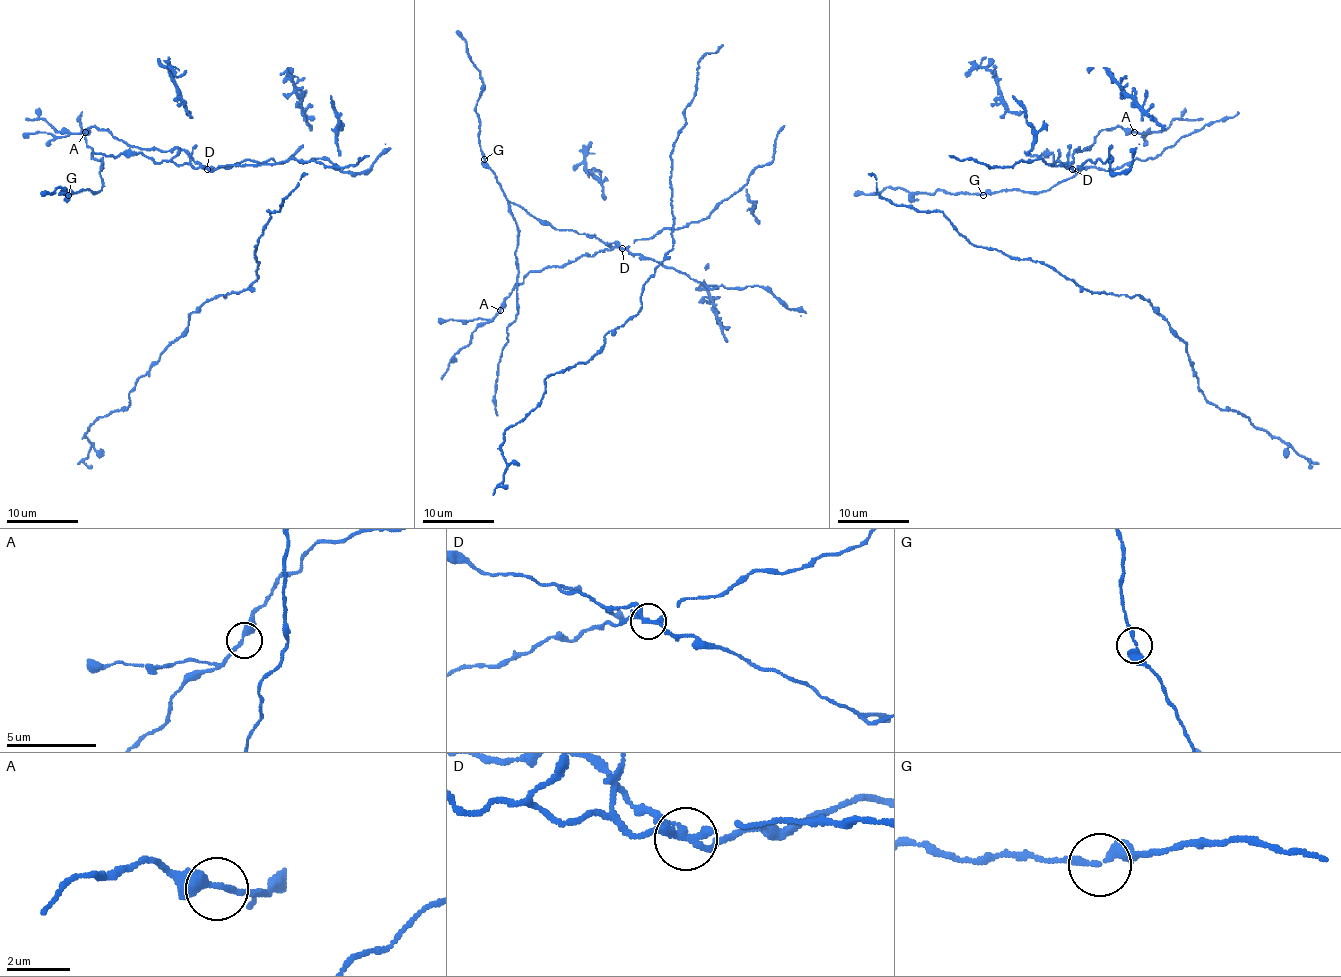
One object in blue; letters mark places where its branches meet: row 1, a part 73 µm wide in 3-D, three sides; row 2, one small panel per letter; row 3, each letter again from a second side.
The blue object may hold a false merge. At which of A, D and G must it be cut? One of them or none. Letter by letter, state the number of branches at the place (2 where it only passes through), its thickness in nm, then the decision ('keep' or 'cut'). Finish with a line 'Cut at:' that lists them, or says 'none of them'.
A: branches 2; calibre 280 nm; keep
D: branches 2; calibre 280 nm; cut
G: branches 2; calibre 320 nm; keep
Cut at: D

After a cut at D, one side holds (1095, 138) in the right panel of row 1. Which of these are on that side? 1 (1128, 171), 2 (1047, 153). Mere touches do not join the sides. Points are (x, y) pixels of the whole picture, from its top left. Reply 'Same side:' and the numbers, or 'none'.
Same side: none

